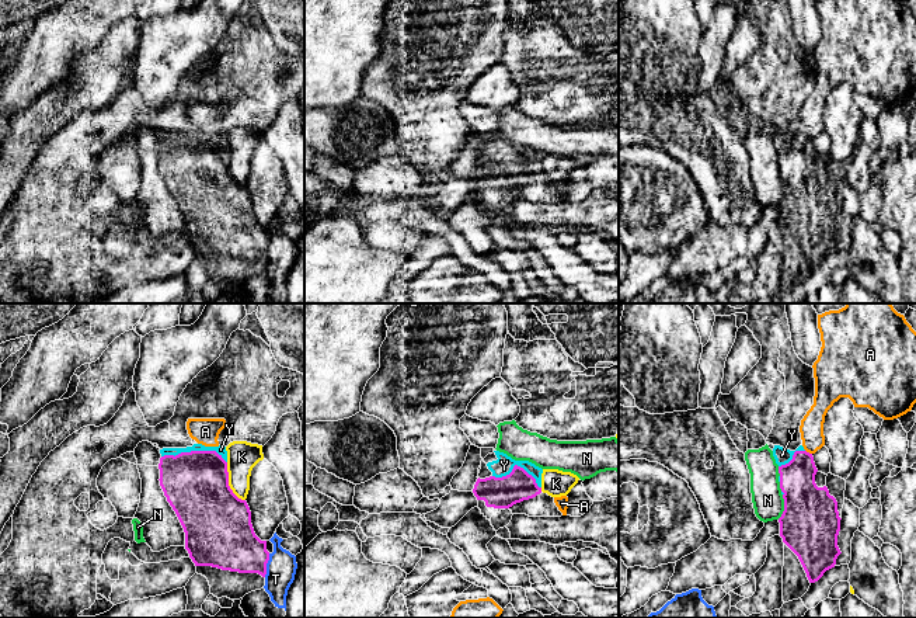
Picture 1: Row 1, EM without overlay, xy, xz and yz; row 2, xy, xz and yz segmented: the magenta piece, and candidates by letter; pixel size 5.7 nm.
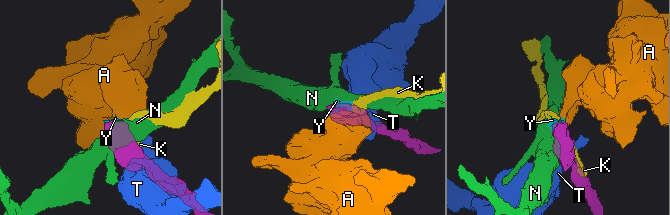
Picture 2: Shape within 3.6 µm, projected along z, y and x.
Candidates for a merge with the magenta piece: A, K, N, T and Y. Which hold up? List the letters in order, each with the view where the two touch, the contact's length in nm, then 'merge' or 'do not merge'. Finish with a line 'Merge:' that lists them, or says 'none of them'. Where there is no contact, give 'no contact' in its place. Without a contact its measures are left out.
A: contact in yz; length 50 nm; do not merge
K: contact in xy; length 240 nm; do not merge
N: contact in yz; length 150 nm; do not merge
T: contact in xy; length 140 nm; do not merge
Y: contact in xy; length 380 nm; merge
Merge: Y

